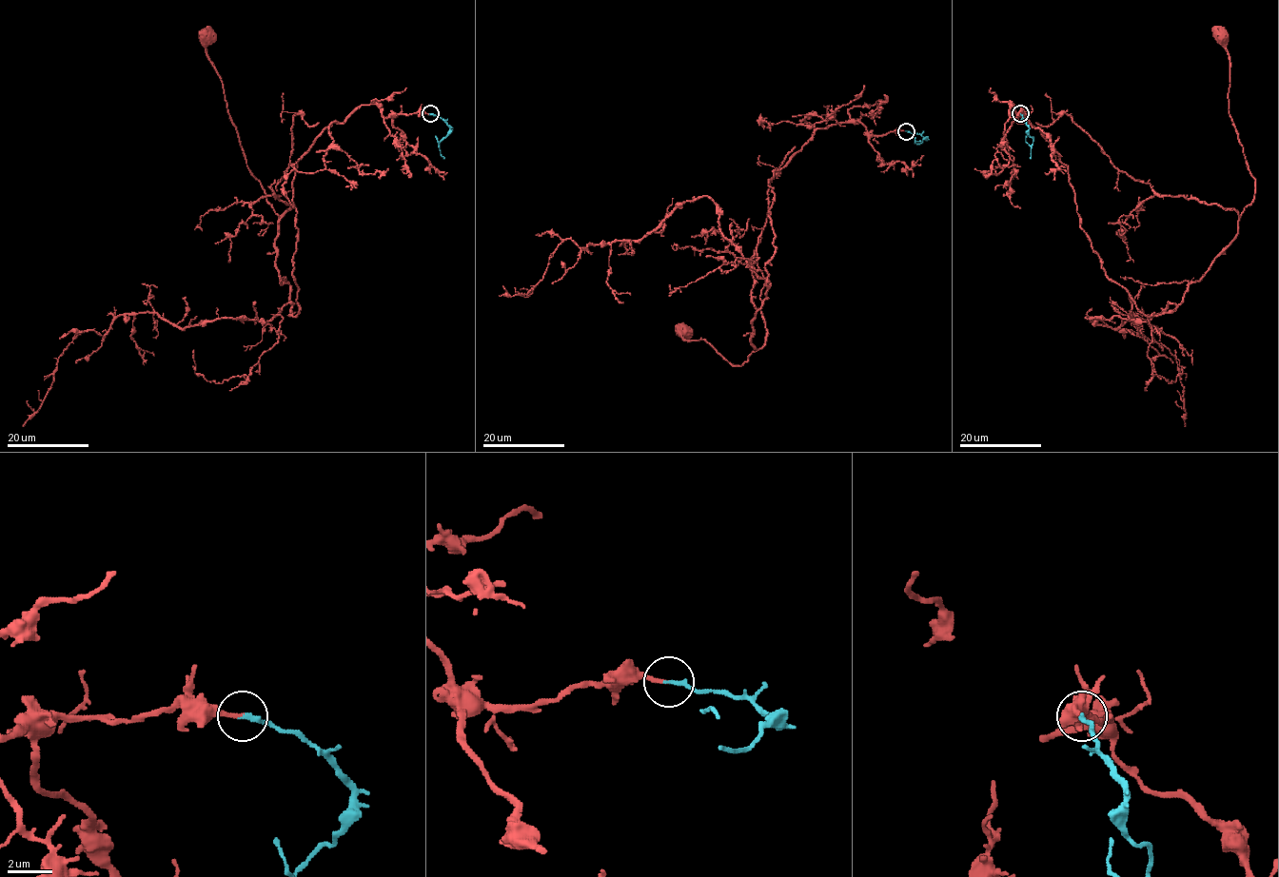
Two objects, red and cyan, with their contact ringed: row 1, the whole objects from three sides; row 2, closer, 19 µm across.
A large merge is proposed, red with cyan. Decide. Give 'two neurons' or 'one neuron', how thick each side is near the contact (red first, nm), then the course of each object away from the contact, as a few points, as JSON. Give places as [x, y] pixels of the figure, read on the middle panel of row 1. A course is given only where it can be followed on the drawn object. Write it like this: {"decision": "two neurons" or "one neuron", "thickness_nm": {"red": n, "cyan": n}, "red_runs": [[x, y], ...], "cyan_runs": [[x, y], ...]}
{"decision": "one neuron", "thickness_nm": {"red": 170, "cyan": 200}, "red_runs": [[906, 131], [840, 122], [775, 170], [775, 252], [742, 365], [680, 335]], "cyan_runs": [[906, 131], [917, 133], [926, 139], [915, 144], [920, 140]]}

